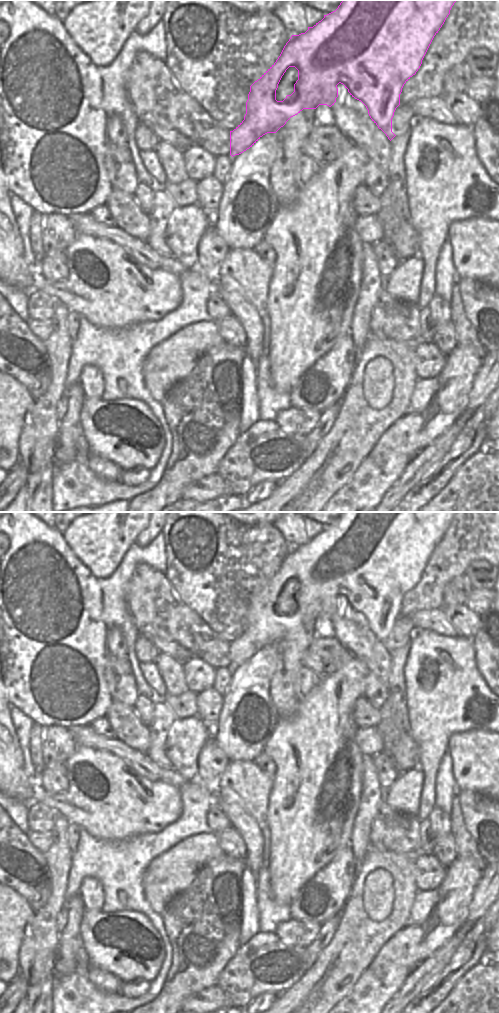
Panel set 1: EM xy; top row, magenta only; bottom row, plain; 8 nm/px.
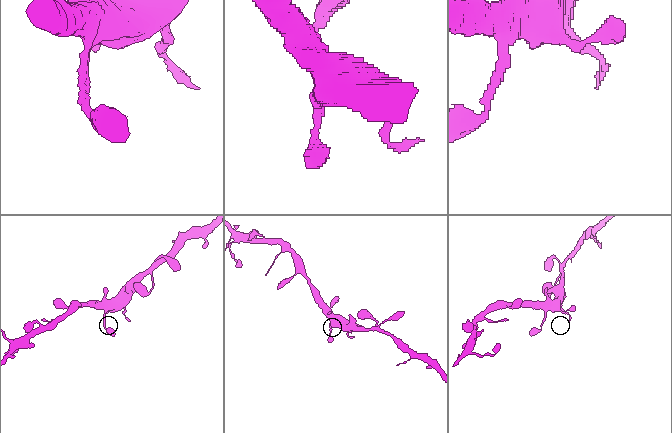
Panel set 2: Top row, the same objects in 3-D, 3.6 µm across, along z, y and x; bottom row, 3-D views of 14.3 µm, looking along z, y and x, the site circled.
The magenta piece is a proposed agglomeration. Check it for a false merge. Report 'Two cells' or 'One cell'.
One cell

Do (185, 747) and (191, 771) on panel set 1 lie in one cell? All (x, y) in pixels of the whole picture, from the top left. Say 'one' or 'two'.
one

